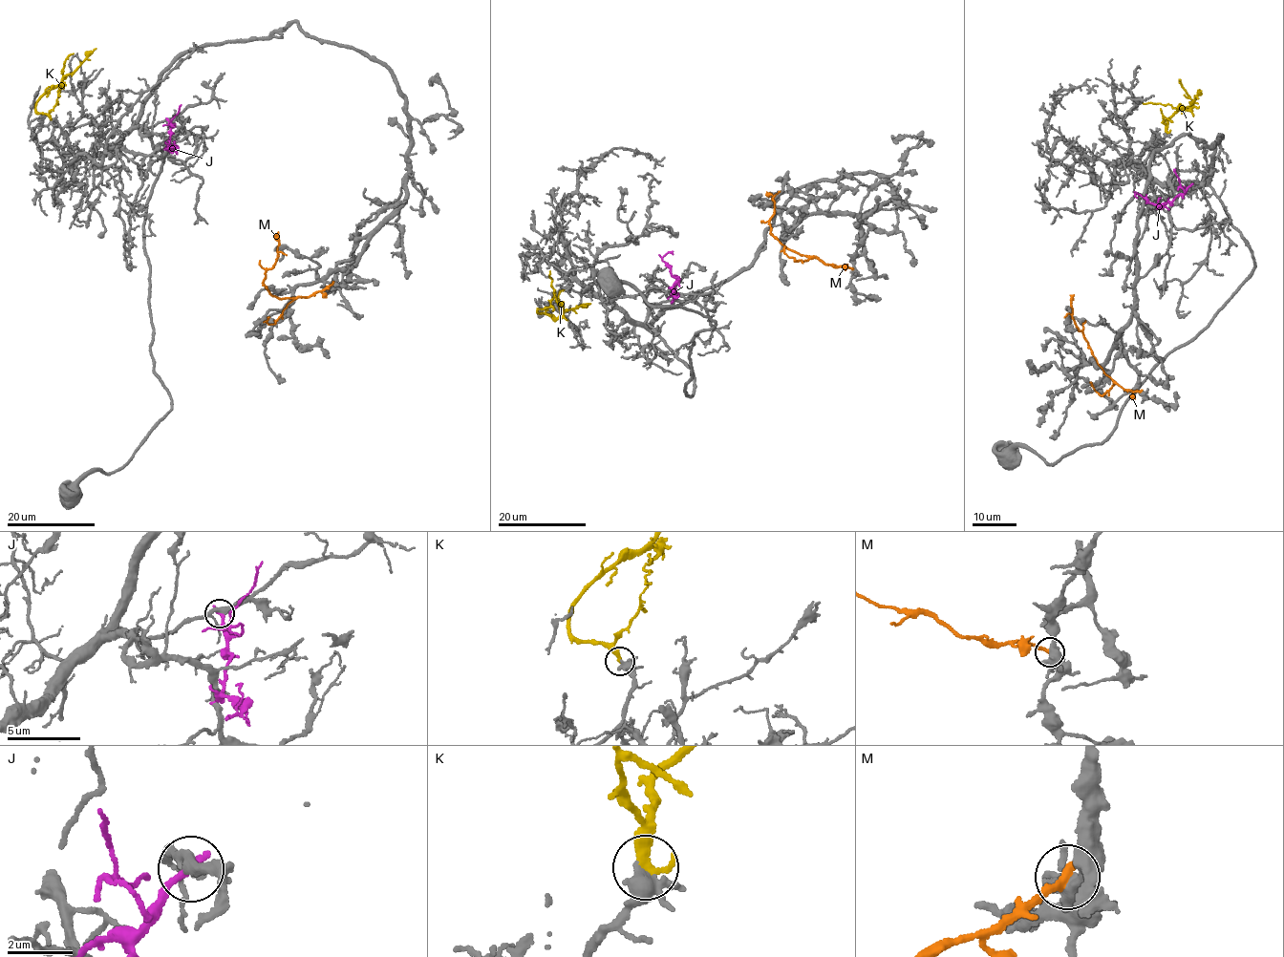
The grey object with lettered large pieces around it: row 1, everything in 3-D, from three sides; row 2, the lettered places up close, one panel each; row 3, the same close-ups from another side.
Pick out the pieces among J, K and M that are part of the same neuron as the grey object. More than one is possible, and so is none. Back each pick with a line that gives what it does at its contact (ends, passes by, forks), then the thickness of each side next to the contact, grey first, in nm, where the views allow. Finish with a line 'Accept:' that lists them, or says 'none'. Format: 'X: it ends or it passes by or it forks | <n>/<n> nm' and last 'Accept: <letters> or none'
K: it ends | 400/400 nm
Accept: K

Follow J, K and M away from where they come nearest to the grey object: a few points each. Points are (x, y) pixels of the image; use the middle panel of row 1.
J: (673, 301), (676, 278), (662, 258), (667, 253), (673, 254)
K: (552, 308), (541, 308), (537, 312), (556, 318), (562, 314), (562, 308), (551, 286), (549, 271)
M: (852, 268), (823, 263), (817, 258), (795, 253), (783, 244), (770, 232), (768, 223), (774, 201), (770, 194)

